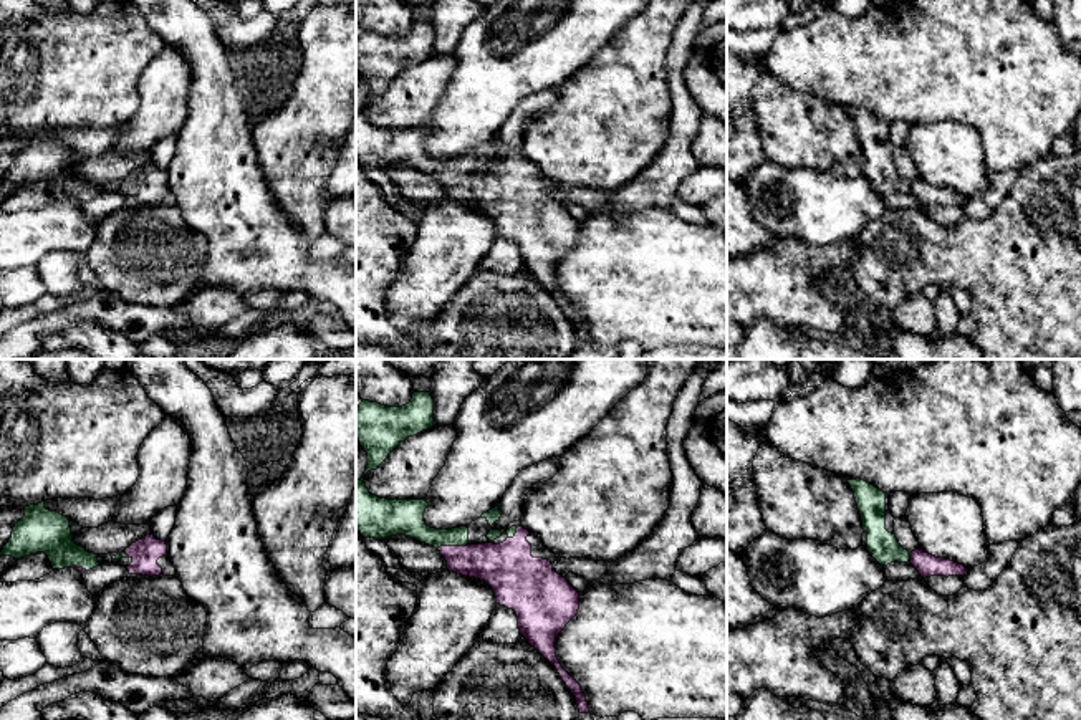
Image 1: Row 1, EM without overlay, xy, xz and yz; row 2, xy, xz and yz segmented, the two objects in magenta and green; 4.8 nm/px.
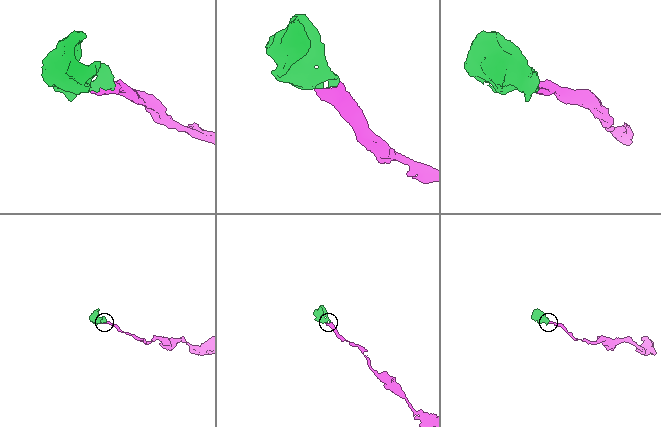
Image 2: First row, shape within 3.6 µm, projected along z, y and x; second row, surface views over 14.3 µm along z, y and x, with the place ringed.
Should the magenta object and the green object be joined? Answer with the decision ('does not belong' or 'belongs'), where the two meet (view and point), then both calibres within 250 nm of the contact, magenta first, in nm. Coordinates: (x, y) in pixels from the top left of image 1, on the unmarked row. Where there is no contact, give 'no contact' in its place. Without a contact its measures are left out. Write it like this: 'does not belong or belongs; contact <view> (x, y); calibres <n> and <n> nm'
belongs; contact xz (452, 176); calibres 200 and 140 nm

